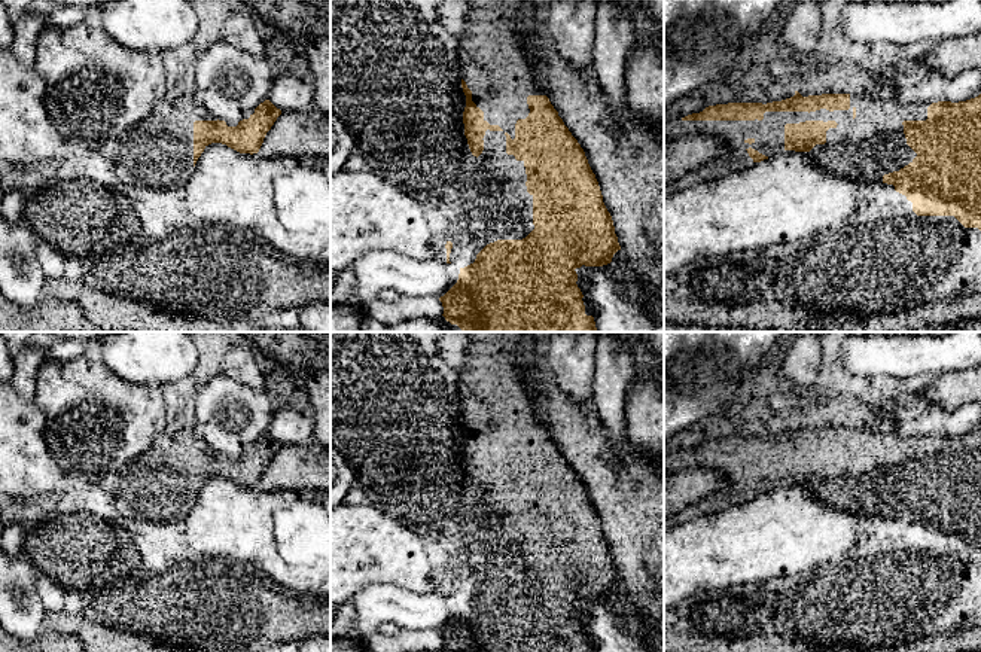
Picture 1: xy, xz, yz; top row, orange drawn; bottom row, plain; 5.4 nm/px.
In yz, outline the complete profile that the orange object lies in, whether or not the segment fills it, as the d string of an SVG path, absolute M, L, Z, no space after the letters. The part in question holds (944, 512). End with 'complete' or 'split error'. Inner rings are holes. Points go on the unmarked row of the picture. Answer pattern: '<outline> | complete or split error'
M981 427L959 436L932 436L926 454L904 454L902 458L907 478L917 490L899 505L884 508L883 517L905 528L917 549L954 549L965 561L981 564Z | complete

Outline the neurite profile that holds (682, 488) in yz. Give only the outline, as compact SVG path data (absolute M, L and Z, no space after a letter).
M712 469L677 470L664 475L664 520L720 488L720 475Z

